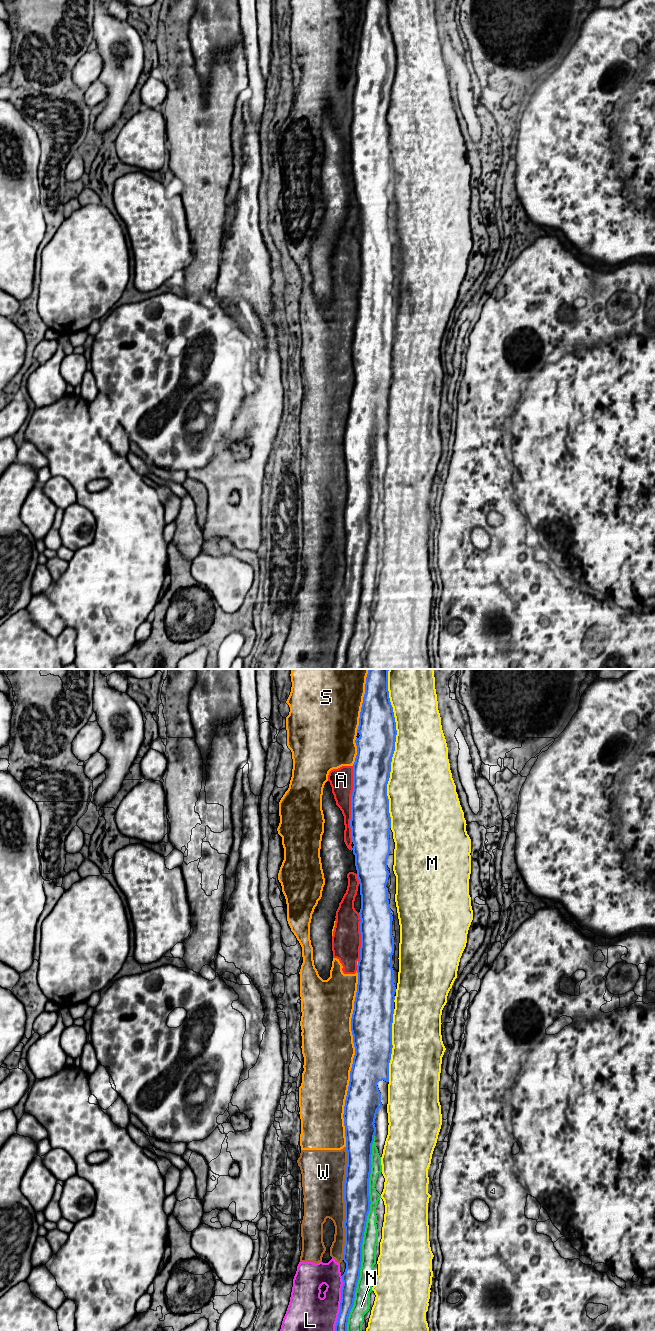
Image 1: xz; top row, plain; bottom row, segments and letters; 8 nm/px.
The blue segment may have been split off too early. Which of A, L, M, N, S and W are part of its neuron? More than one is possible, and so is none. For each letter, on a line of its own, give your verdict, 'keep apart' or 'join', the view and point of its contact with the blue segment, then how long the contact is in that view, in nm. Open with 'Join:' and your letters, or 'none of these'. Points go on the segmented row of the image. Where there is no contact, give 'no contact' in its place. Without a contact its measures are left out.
Join: none of these
A: keep apart | xz (351, 804) | 600 nm
L: keep apart | xz (340, 1303) | 440 nm
M: keep apart | xz (394, 748) | 1250 nm
N: keep apart | xz (363, 1233) | 1600 nm
S: keep apart | xz (353, 1059) | 1400 nm
W: keep apart | xz (345, 1203) | 900 nm

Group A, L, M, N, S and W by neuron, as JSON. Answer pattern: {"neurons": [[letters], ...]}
{"neurons": [["A", "L", "S", "W"], ["M"], ["N"]]}

